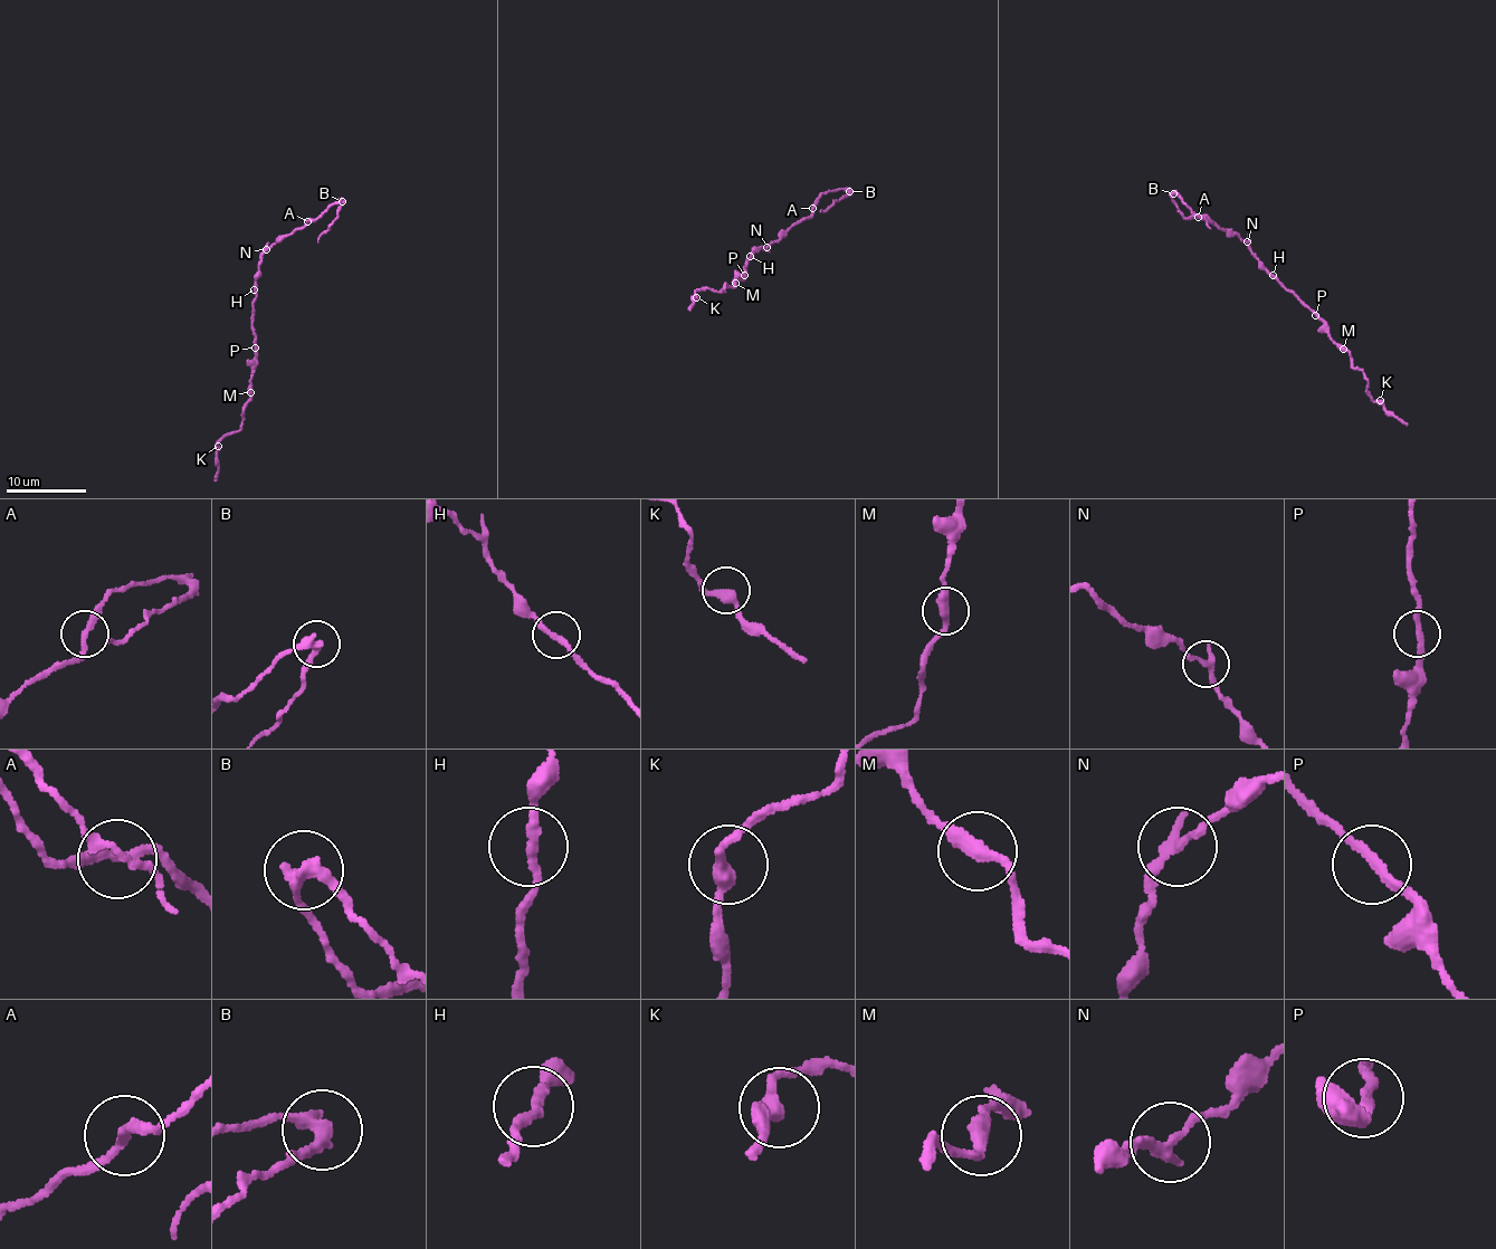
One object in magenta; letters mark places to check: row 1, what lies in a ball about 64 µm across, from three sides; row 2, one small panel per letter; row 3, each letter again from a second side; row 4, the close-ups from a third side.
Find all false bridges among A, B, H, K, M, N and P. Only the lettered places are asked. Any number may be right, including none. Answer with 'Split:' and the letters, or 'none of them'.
Split: B, N

